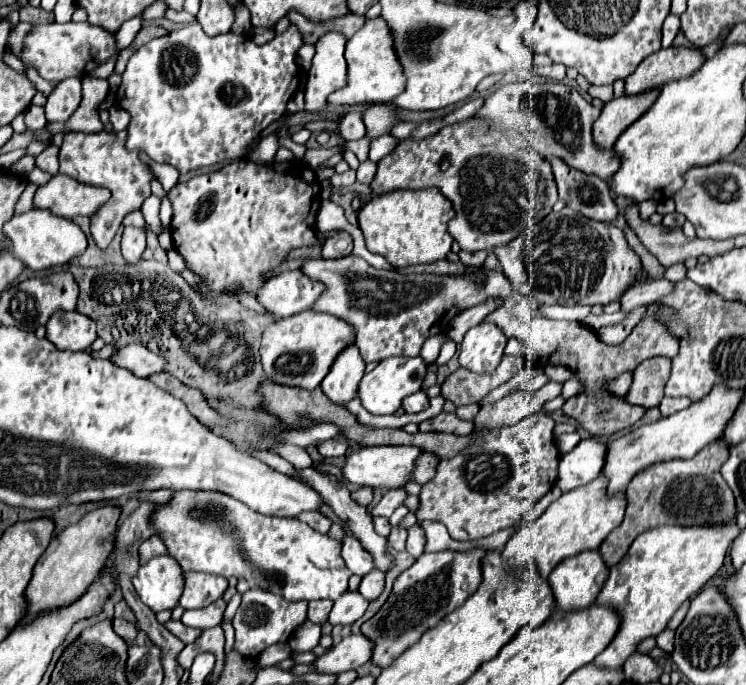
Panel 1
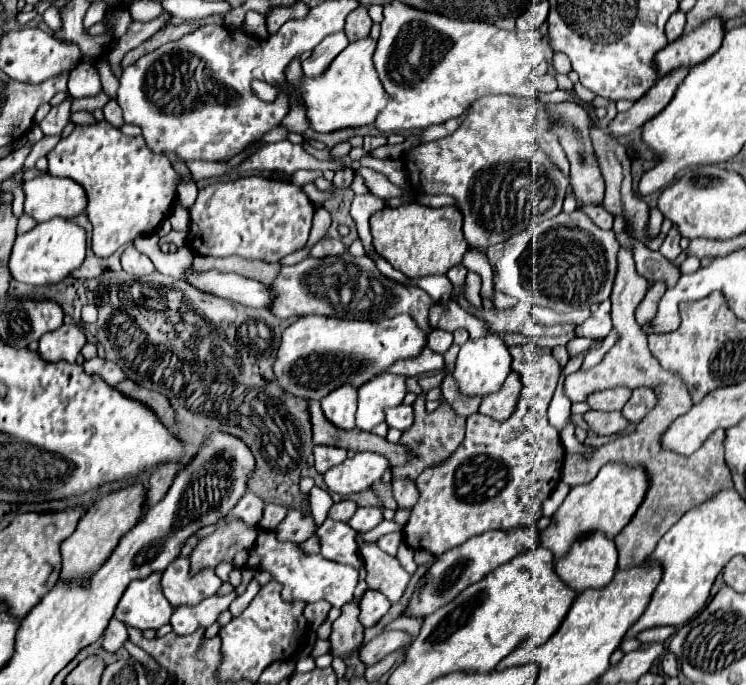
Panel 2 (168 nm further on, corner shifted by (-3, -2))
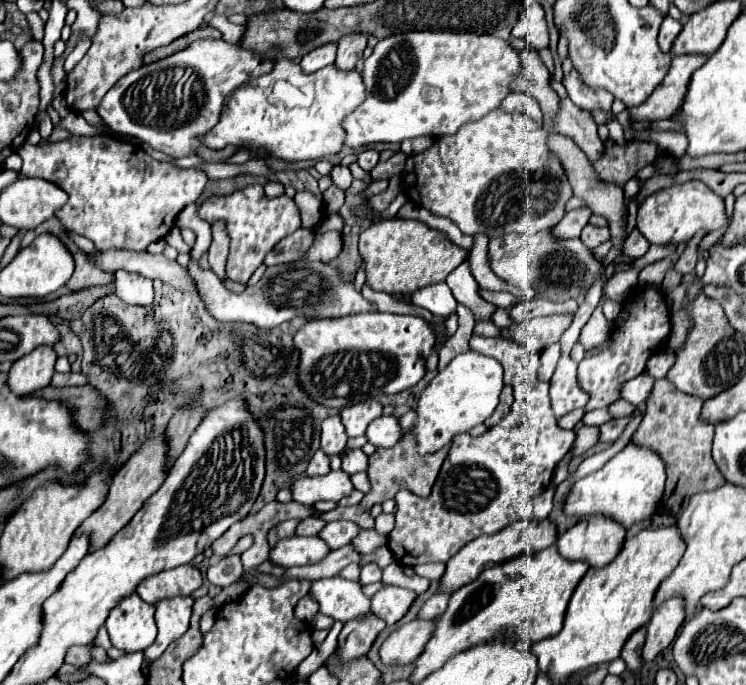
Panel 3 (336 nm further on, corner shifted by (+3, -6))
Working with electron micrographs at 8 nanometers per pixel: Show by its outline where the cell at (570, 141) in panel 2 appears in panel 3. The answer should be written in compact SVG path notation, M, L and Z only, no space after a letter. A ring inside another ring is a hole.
M587 206L565 212L563 220L555 226L557 236L573 236L573 238L575 238L575 236L579 236L579 234L581 234L581 230L583 230L583 226L589 222L591 214L593 214L593 212L591 212Z

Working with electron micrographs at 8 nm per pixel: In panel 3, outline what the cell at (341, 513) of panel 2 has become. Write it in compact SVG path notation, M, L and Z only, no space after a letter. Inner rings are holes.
M305 518L305 520L301 520L301 524L297 526L297 536L317 536L321 530L323 530L323 526L325 526L327 522L325 520L321 520L321 518Z

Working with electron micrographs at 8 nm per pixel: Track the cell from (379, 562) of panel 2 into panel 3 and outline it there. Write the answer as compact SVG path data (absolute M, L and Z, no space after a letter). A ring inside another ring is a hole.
M383 584L381 590L375 592L371 598L371 612L387 622L387 626L395 624L405 616L411 602L415 600L415 592L395 586L395 584Z

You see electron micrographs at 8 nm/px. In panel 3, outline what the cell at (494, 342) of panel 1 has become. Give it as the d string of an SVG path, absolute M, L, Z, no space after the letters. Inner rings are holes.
M475 350L455 356L449 366L439 372L423 390L417 404L417 422L413 424L421 454L443 448L453 436L469 432L473 426L485 422L499 404L503 390L503 368L493 356L483 356Z

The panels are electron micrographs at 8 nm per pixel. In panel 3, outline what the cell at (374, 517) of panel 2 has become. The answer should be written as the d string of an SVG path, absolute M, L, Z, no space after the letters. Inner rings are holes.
M339 520L339 522L329 522L323 530L321 530L321 538L329 544L331 550L337 550L345 544L349 544L357 534L361 532L359 524L351 522L351 520Z

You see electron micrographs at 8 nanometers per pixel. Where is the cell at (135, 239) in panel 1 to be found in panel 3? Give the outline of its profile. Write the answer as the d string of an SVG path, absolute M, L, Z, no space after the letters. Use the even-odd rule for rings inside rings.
M117 270L115 274L115 294L127 304L151 304L153 282L141 274Z

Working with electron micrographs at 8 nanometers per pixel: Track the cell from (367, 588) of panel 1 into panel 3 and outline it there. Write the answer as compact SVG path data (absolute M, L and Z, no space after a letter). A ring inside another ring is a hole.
M375 614L345 622L339 634L339 648L337 648L341 654L341 660L353 660L353 658L365 656L373 640L383 628L385 628L385 620L377 618Z

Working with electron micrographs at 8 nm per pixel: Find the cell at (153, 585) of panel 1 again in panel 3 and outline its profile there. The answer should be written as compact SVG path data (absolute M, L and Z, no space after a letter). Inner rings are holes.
M137 592L121 598L105 622L113 646L127 650L129 654L151 646L157 636L157 626L153 616L155 616L155 606L141 600Z

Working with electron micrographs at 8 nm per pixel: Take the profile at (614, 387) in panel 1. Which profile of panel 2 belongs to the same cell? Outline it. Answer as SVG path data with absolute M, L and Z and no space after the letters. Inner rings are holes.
M609 388L609 390L603 390L603 392L591 394L587 402L593 410L613 412L613 410L621 410L627 404L629 398L631 398L629 388Z

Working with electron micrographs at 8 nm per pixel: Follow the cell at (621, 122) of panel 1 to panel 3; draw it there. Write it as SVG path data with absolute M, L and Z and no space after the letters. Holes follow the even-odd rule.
M685 54L685 56L675 56L671 60L671 68L667 76L663 78L661 86L655 88L655 92L635 108L629 108L631 114L631 124L637 122L653 122L661 118L671 118L677 108L681 106L681 100L685 96L687 84L691 74L705 62L707 58L697 56L697 54Z

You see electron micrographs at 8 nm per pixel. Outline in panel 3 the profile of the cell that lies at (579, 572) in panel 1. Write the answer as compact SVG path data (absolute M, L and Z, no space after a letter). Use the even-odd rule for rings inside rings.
M581 520L559 540L557 550L569 562L585 562L589 568L607 566L623 548L625 530L609 520Z

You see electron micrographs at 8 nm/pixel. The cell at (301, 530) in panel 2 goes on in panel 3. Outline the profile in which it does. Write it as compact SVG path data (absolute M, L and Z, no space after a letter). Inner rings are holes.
M285 520L281 524L277 524L275 528L271 528L269 532L269 546L275 546L277 540L283 540L283 538L293 538L295 536L295 528L297 528L299 520Z

